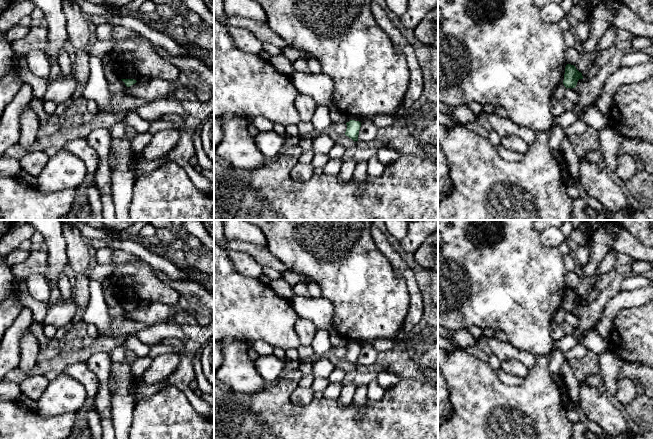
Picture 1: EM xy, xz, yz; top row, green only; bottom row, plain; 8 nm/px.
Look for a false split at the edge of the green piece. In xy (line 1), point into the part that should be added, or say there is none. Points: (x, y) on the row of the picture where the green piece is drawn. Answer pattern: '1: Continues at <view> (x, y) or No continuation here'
1: No continuation here

